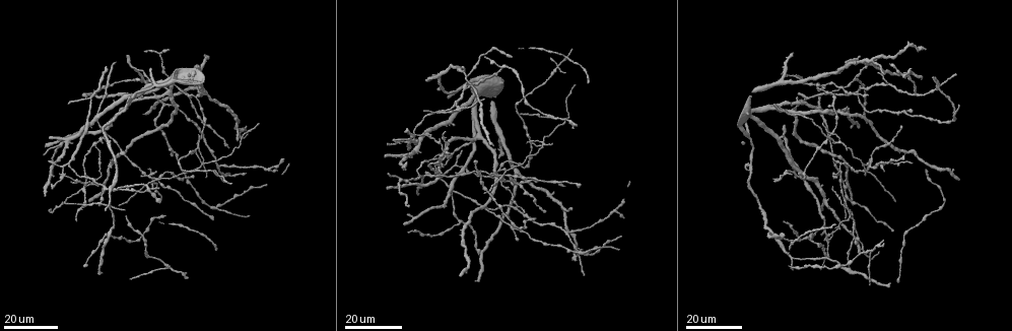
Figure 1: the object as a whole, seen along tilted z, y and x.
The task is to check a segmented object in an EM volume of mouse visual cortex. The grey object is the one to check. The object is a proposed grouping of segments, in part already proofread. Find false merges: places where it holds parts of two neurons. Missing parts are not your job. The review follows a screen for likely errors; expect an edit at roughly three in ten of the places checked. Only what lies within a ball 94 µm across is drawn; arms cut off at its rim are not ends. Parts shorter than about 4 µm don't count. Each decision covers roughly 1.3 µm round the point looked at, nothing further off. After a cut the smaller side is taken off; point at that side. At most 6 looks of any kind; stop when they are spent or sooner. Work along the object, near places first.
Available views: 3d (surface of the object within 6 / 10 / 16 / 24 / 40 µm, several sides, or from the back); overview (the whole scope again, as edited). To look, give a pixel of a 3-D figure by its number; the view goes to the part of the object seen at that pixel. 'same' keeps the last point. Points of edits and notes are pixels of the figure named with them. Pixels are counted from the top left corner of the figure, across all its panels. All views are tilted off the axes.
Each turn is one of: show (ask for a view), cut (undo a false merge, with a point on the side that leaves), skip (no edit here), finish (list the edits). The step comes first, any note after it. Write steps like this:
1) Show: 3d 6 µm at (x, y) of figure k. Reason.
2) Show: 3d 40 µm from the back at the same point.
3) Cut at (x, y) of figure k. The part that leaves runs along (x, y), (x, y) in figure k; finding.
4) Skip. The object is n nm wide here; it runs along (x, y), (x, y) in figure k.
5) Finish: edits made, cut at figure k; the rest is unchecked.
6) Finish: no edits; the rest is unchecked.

Show: 3d 24 µm at (553, 119) of figure 1. Two arms in line, one across.

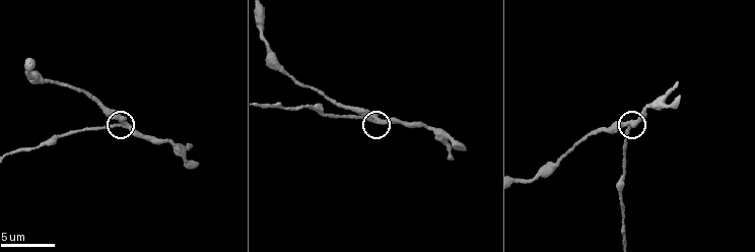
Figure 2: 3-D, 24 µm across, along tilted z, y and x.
Show: 3d 10 µm at (116, 125) of figure 2.

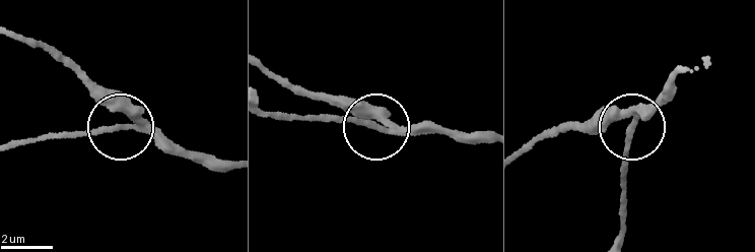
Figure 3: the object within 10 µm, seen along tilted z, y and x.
Cut at (95, 135) of figure 3. The part that leaves runs along (130, 125), (13, 140) in figure 3; a second neuron is stuck on.

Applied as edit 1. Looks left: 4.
Show: overview.

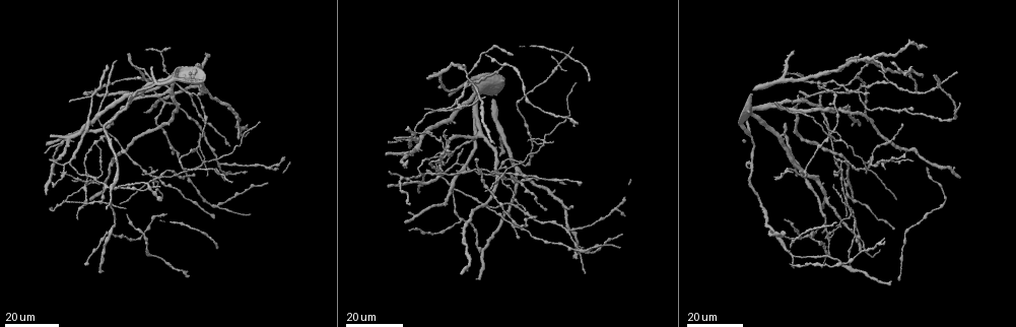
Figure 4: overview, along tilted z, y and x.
Show: 3d 24 µm at (459, 107) of figure 4. Three arms meet.

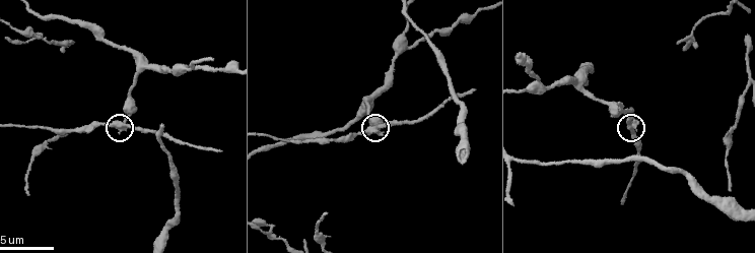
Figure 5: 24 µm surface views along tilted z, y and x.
Show: 3d 10 µm at (126, 125) of figure 5. Closer look.

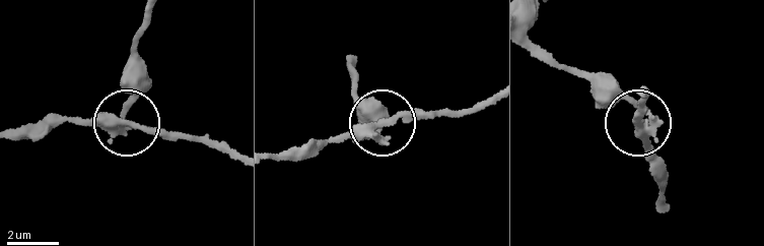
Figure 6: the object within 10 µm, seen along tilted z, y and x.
Cut at (154, 127) of figure 6. 3 arms meet here; the part that leaves runs along (374, 142), (322, 138), (274, 156) in figure 6; a second neuron is stuck on.

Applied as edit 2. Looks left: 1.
Finish: edits made, cut at figure 3, cut at figure 6; the rest is unchecked.

